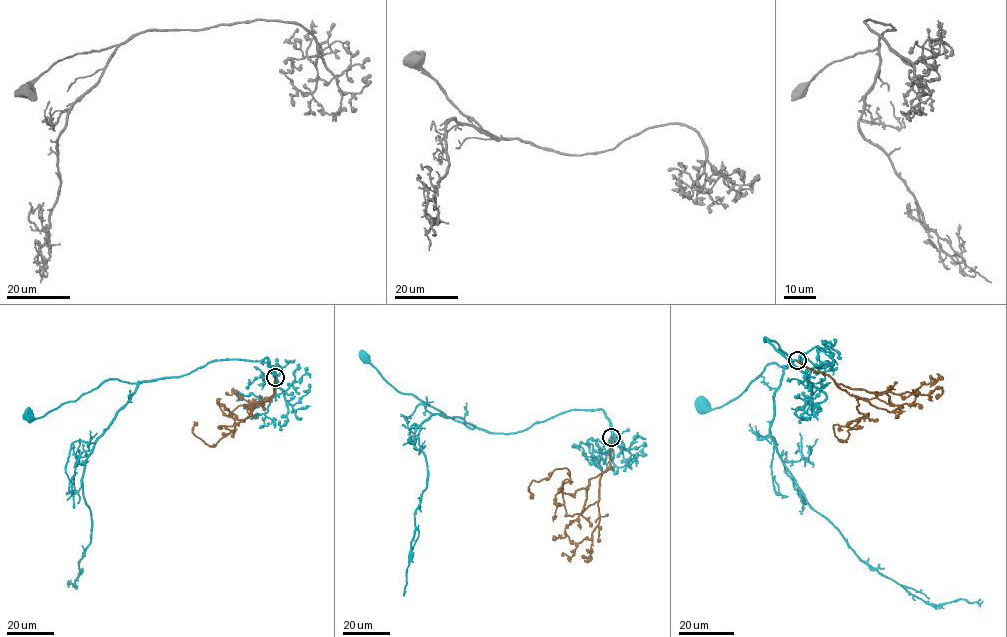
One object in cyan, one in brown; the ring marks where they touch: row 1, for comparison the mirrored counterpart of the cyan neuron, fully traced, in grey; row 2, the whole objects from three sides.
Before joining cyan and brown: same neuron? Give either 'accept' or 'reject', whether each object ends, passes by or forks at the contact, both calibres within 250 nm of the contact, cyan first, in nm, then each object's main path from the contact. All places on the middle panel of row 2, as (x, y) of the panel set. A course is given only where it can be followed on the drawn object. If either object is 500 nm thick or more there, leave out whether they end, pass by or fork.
reject | cyan passes by | brown ends | 360/340 nm | cyan via (611, 437), (611, 421), (602, 410), (561, 412), (510, 433), (468, 428), (411, 394), (398, 392), (364, 357) | brown via (611, 437), (609, 468), (587, 489), (565, 493), (570, 471), (556, 468), (532, 482), (530, 498)

